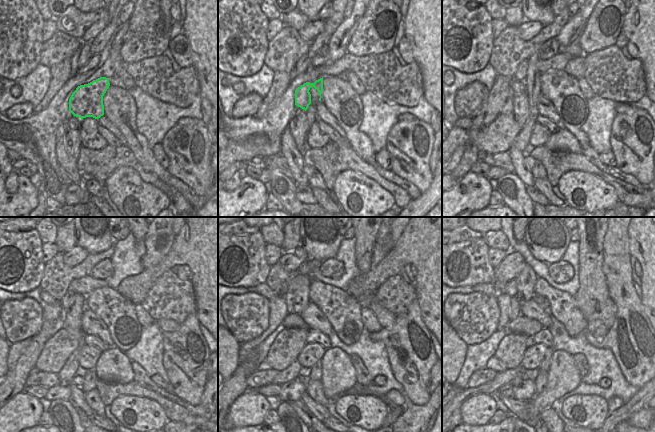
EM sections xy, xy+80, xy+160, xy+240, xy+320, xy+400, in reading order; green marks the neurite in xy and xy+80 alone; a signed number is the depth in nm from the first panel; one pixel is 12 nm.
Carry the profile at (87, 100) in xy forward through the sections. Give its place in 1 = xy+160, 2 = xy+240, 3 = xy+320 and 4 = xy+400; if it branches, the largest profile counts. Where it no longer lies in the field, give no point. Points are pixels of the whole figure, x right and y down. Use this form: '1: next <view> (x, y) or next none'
1: next xy+160 (518, 87)
2: next xy+240 (46, 298)
3: next xy+320 (263, 289)
4: next xy+400 (489, 288)

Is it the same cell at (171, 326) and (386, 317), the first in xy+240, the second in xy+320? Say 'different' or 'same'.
same

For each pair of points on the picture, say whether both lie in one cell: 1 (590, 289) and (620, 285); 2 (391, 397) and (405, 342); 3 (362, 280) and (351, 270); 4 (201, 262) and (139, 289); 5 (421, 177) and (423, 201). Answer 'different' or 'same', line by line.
1: different
2: different
3: different
4: same
5: different

